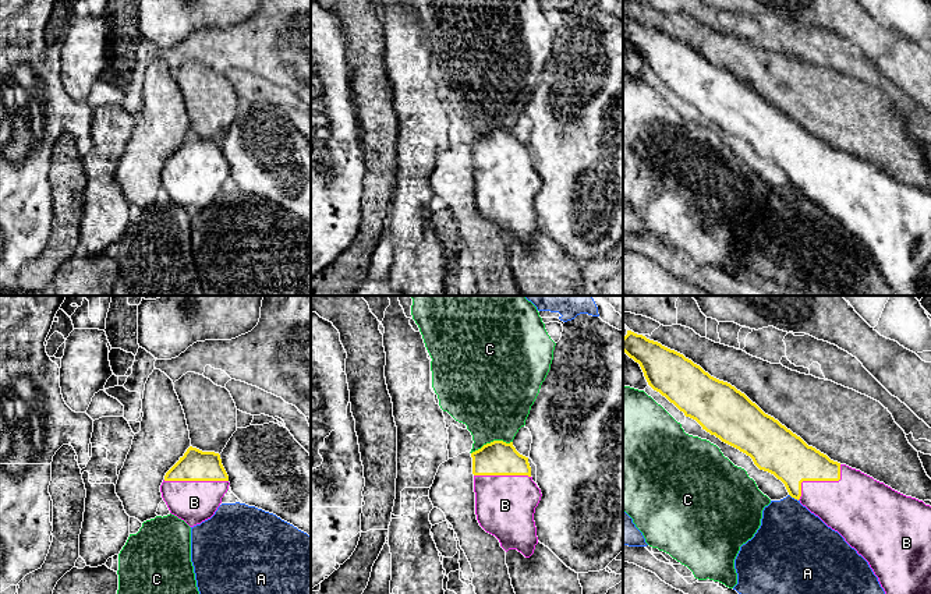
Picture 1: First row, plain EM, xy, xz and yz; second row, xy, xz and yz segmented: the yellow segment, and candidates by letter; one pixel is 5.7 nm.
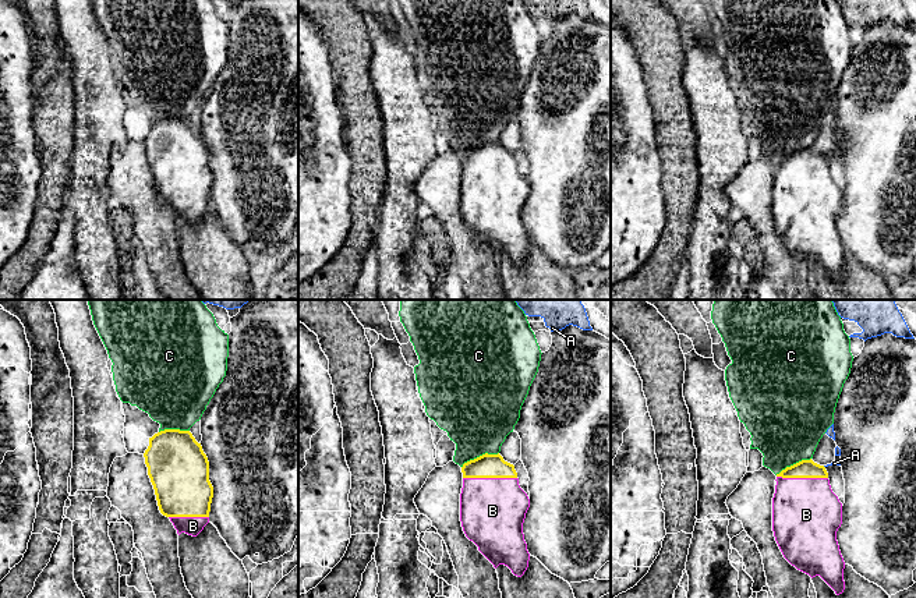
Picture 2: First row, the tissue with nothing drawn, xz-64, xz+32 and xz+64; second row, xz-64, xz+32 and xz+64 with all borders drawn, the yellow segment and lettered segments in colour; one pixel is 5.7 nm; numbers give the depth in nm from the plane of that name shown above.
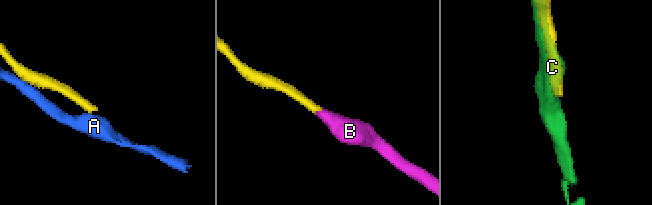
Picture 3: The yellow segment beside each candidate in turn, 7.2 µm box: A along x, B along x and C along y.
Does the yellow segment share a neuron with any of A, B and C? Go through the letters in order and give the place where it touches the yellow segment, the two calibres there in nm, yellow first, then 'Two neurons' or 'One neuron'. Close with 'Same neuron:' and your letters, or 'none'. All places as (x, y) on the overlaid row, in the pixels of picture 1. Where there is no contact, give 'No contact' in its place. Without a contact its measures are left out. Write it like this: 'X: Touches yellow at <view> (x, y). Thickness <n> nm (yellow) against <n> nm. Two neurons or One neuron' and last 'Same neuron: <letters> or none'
A: Touches yellow at yz (793, 497). Thickness 260 nm (yellow) against 400 nm. Two neurons
B: Touches yellow at yz (818, 480). Thickness 260 nm (yellow) against 340 nm. One neuron
C: Touches yellow at xz (491, 442). Thickness 200 nm (yellow) against 440 nm. Two neurons
Same neuron: B

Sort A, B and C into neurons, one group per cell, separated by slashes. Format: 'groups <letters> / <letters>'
groups A / B / C

